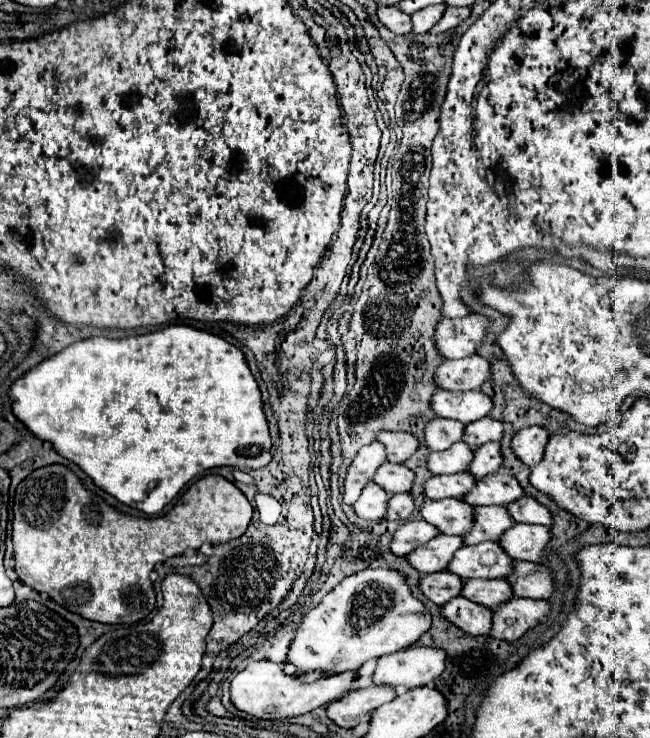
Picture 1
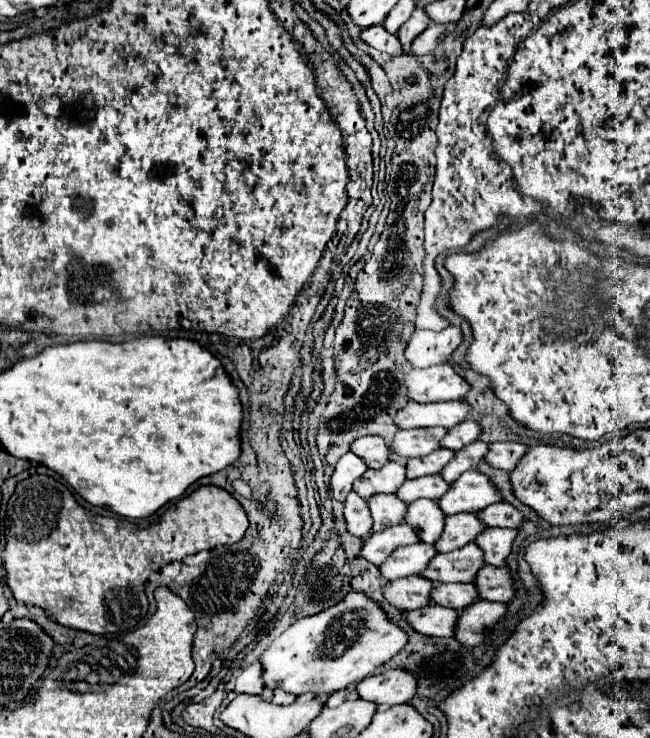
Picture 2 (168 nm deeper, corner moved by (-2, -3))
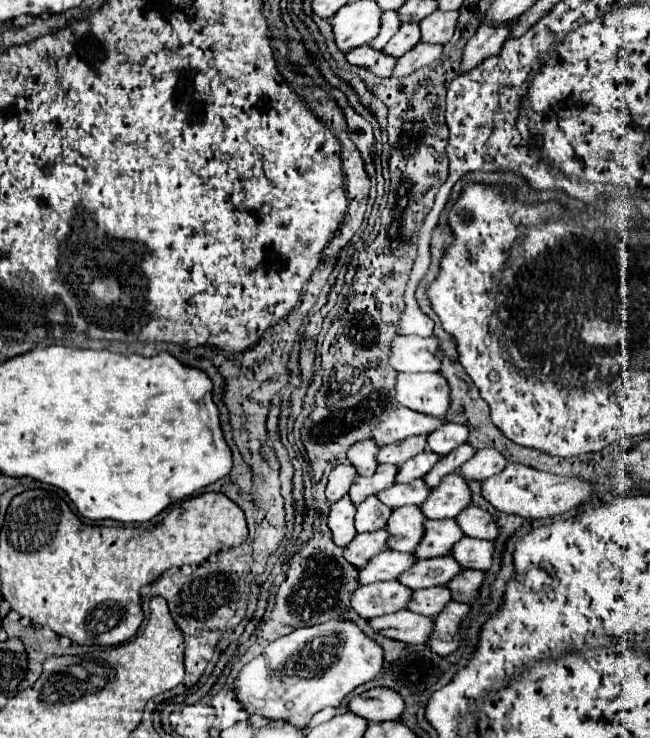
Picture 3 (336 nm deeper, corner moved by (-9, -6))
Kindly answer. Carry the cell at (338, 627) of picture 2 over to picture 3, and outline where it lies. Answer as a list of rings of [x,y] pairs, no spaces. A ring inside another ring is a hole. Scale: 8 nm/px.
[[[330,620],[324,624],[298,628],[288,636],[278,638],[270,646],[264,648],[260,656],[250,660],[238,674],[234,682],[234,698],[242,704],[242,708],[252,716],[264,716],[268,720],[284,720],[288,722],[292,716],[314,716],[326,706],[340,706],[346,694],[350,694],[360,684],[372,680],[382,670],[382,648],[364,636],[364,632],[352,622]]]

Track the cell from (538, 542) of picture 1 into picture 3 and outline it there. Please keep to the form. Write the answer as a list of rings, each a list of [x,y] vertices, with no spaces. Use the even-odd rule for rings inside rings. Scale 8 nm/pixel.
[[[460,538],[454,548],[450,550],[450,556],[462,566],[462,568],[474,568],[474,570],[488,570],[492,564],[492,552],[494,542],[490,540],[476,540],[476,538]]]

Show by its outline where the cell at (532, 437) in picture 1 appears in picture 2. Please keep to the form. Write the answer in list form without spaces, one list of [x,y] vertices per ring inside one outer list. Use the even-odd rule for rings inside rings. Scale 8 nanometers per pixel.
[[[491,443],[485,461],[497,469],[513,471],[513,467],[517,467],[517,463],[523,459],[527,451],[529,445],[525,443]]]

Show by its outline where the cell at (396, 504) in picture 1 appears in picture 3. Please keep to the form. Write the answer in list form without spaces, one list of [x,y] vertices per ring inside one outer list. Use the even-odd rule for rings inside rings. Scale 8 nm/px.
[[[376,496],[366,498],[362,504],[356,506],[356,516],[354,516],[354,528],[358,532],[370,532],[370,530],[380,530],[386,526],[386,518],[390,516],[390,508],[382,506]]]

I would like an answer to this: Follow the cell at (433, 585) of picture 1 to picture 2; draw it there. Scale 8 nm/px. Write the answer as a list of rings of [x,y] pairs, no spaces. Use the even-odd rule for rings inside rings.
[[[407,577],[407,579],[395,579],[391,581],[383,593],[387,601],[399,609],[421,609],[431,603],[431,591],[433,581],[425,577]]]

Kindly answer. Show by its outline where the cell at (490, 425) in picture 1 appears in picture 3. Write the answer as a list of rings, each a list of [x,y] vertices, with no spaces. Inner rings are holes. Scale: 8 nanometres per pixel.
[[[446,424],[446,426],[440,426],[436,428],[434,432],[430,432],[426,436],[426,442],[428,442],[428,448],[438,454],[438,456],[446,456],[450,450],[458,448],[460,444],[466,442],[466,426],[458,426],[458,424]]]

